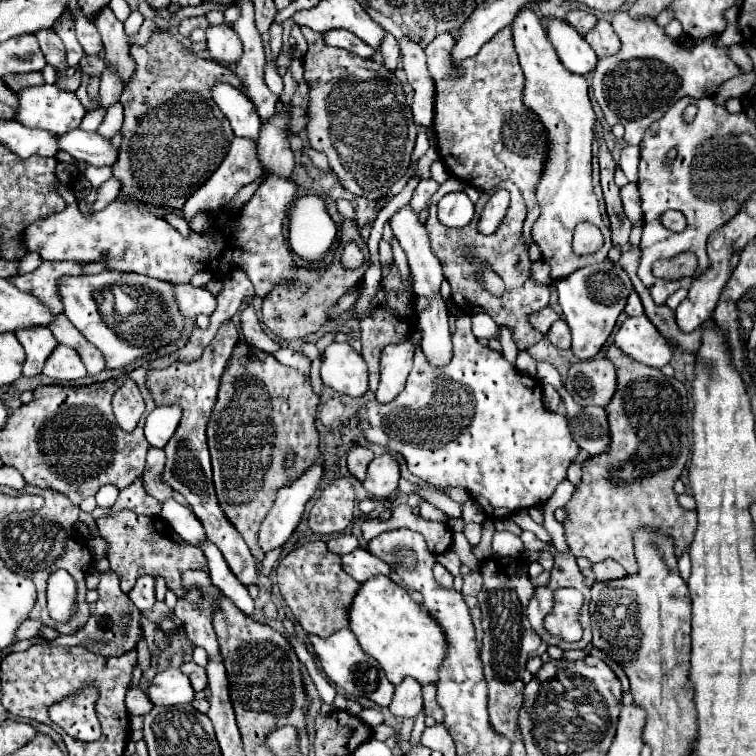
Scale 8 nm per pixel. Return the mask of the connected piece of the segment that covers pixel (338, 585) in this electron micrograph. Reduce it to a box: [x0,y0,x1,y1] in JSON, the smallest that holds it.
[277,540,359,636]

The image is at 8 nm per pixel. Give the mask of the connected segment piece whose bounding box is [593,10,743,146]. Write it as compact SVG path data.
M619 10L613 16L613 28L623 46L619 54L599 58L593 70L593 94L607 124L625 126L625 140L631 146L639 146L649 124L659 120L679 98L711 96L719 84L743 74L739 66L711 46L711 40L697 44L695 48L685 48L683 42L669 38L665 28L661 28L651 16L633 18L625 10Z

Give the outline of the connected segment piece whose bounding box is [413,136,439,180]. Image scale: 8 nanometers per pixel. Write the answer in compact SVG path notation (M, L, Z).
M431 136L431 148L417 160L415 170L413 170L413 176L417 176L419 180L431 178L431 164L433 164L437 158L439 158L439 154L437 154L437 146L435 146L435 136Z

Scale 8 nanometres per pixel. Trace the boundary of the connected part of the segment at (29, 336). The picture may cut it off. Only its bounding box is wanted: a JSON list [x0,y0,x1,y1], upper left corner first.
[17,326,57,376]

